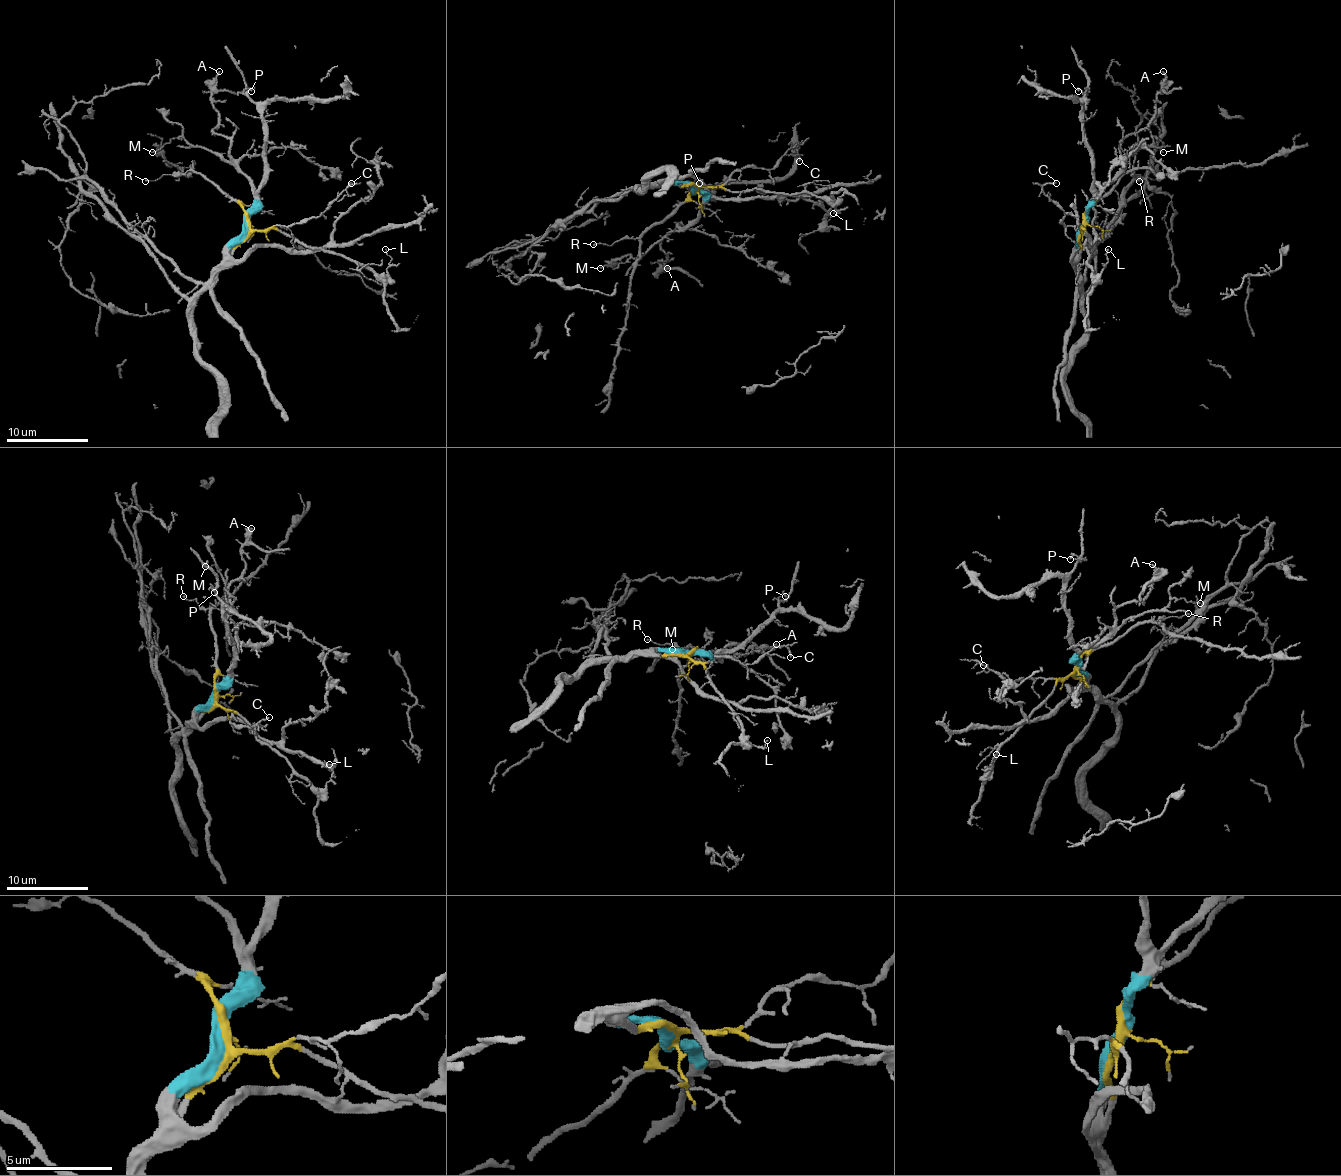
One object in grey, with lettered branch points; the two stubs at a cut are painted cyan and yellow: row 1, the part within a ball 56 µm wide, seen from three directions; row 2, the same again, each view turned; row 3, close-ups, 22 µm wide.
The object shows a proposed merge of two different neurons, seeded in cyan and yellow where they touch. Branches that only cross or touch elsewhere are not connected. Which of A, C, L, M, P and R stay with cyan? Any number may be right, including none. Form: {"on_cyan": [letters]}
{"on_cyan": ["A", "M", "P"]}

